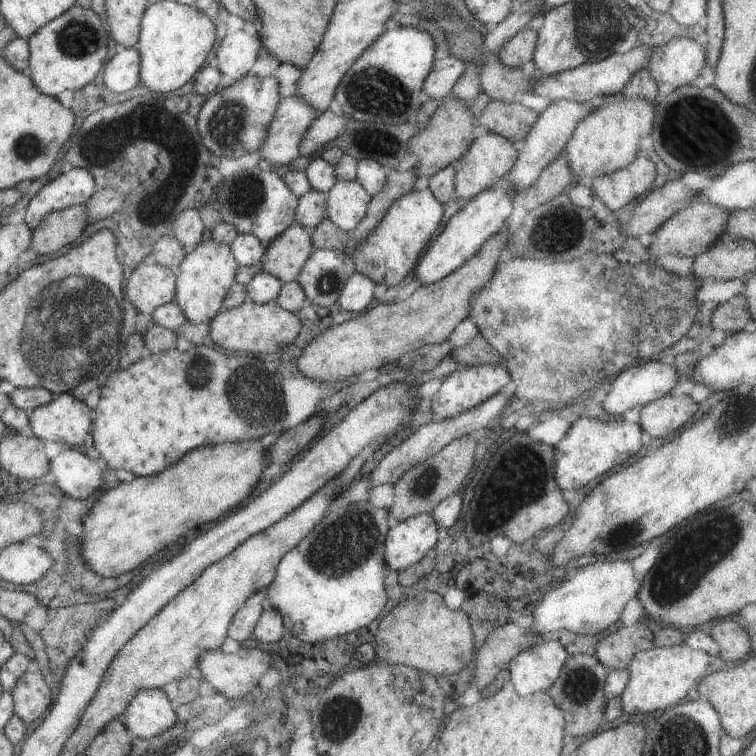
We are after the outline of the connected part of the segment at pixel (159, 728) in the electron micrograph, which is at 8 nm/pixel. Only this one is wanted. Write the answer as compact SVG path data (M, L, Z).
M141 688L118 718L137 738L152 738L175 724L175 714L165 693L158 688Z

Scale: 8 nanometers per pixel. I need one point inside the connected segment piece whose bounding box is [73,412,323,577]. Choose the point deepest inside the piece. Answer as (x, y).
(129, 523)

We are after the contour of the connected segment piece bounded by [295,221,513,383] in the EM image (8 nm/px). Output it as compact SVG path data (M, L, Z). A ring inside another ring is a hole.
M508 223L481 245L481 248L459 268L427 286L416 286L414 291L397 302L377 304L374 308L361 312L359 316L330 326L318 334L303 348L295 360L297 372L309 380L317 382L339 382L349 377L357 377L363 370L388 368L400 356L420 346L437 344L447 336L459 322L467 319L469 300L479 292L497 266L499 254L505 248L507 233L513 229Z

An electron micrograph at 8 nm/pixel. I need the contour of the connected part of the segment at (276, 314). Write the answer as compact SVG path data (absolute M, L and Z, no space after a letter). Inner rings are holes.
M234 282L229 286L225 298L221 301L221 310L208 324L208 336L214 345L237 352L246 352L255 356L261 353L274 353L295 340L301 328L296 313L279 308L274 301L254 303L246 298L246 290Z

